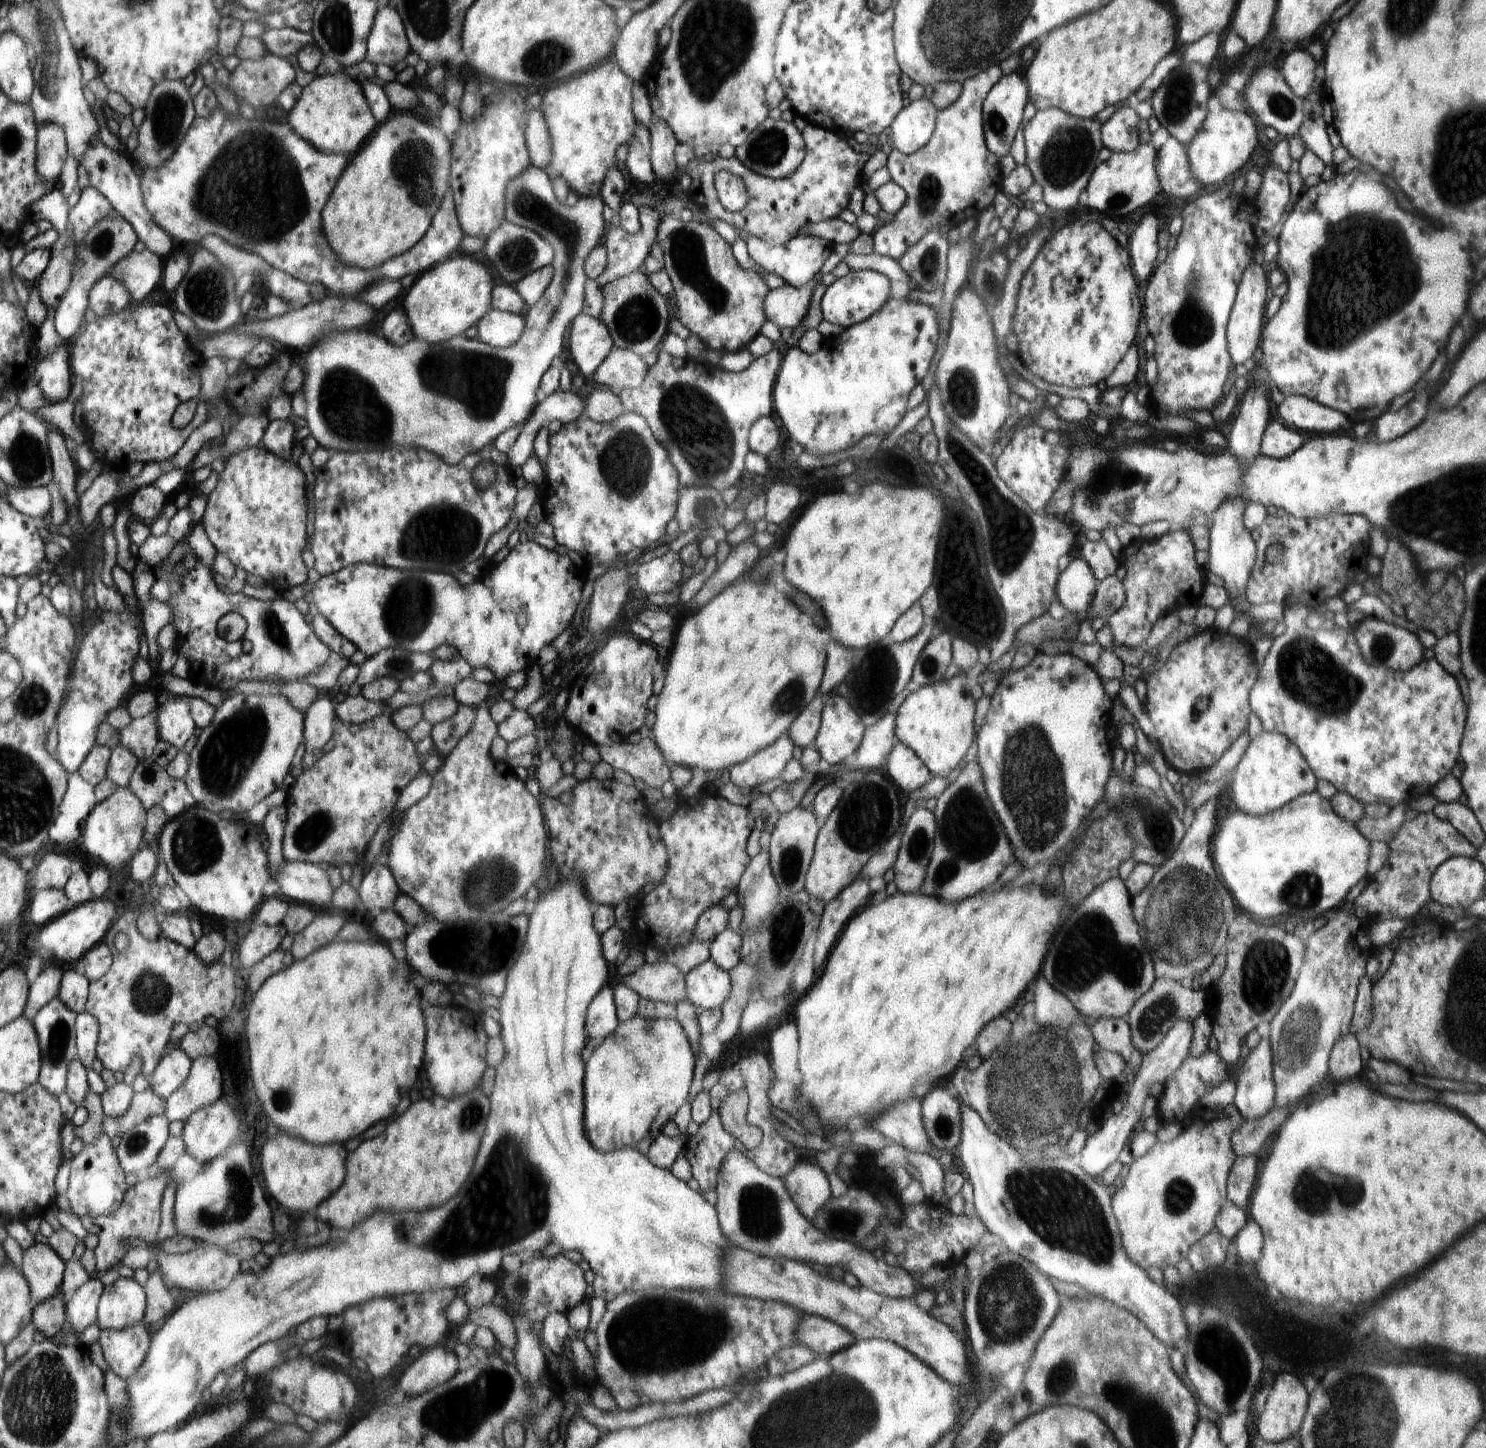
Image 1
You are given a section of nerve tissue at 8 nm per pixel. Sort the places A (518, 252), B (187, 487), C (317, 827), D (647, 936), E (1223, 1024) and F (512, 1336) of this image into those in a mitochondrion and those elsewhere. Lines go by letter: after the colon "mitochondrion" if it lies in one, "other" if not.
A: mitochondrion
B: other
C: mitochondrion
D: other
E: other
F: other

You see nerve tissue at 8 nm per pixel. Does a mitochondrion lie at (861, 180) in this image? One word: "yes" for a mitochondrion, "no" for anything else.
no

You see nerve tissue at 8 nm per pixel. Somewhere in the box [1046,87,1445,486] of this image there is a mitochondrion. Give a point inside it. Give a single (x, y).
(1348, 286)

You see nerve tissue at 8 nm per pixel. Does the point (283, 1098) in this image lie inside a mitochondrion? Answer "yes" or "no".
yes

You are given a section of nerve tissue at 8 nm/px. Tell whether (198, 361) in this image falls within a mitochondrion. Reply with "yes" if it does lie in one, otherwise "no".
no

